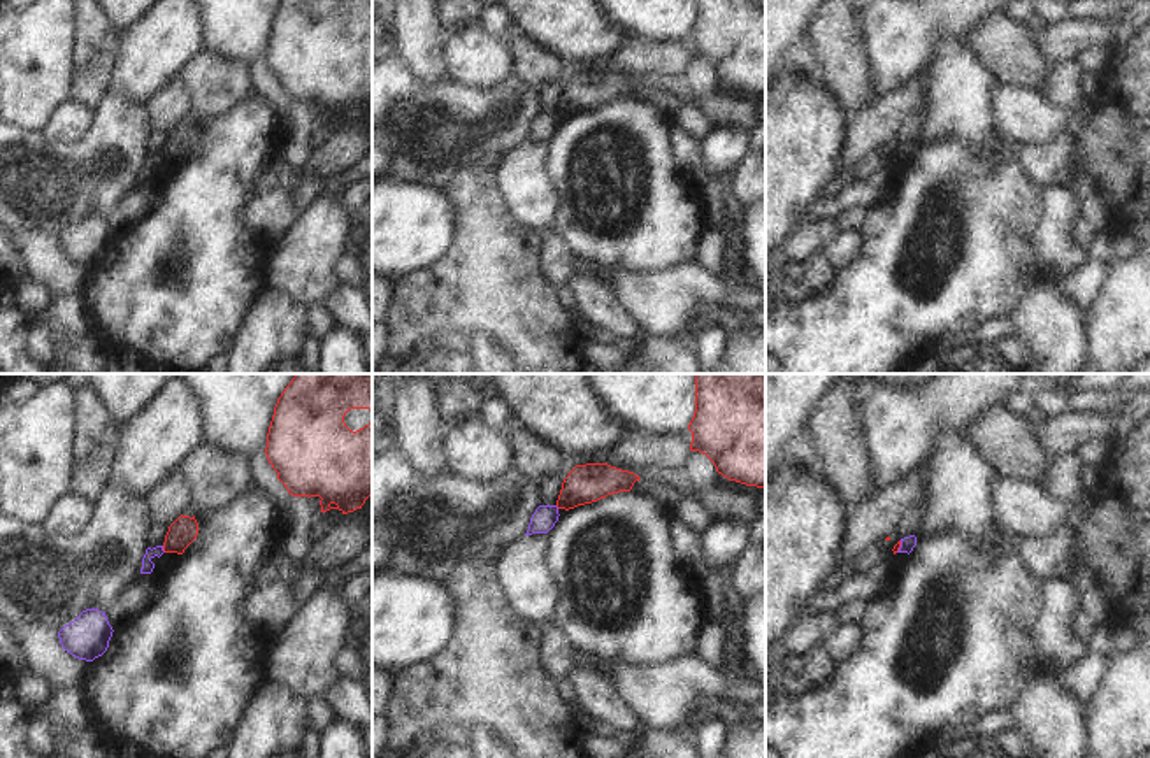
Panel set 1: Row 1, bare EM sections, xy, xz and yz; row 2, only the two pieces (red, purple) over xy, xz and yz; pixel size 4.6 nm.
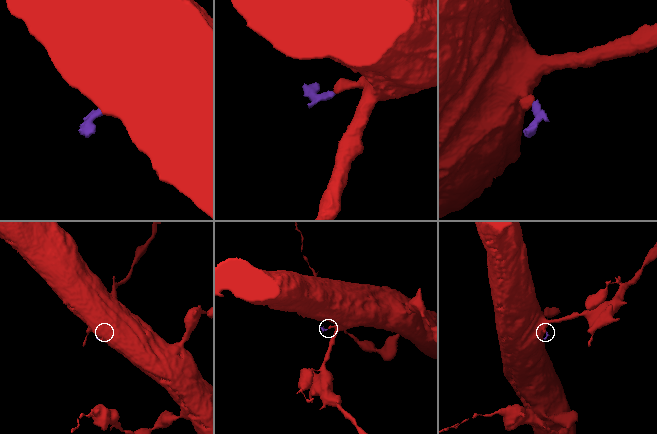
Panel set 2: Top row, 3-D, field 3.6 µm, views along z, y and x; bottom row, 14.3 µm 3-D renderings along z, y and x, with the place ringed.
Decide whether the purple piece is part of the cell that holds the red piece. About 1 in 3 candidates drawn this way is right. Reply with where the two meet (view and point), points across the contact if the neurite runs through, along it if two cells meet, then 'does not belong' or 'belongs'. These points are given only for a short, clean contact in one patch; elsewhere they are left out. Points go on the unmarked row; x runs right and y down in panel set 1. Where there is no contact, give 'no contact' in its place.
contact xy (164, 157); border xy (162, 153), (165, 158); does not belong

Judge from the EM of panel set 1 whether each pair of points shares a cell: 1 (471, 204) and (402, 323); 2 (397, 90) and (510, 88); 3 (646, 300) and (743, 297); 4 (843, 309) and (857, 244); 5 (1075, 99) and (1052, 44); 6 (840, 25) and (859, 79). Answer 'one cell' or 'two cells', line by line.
1: one cell
2: one cell
3: one cell
4: two cells
5: two cells
6: one cell

